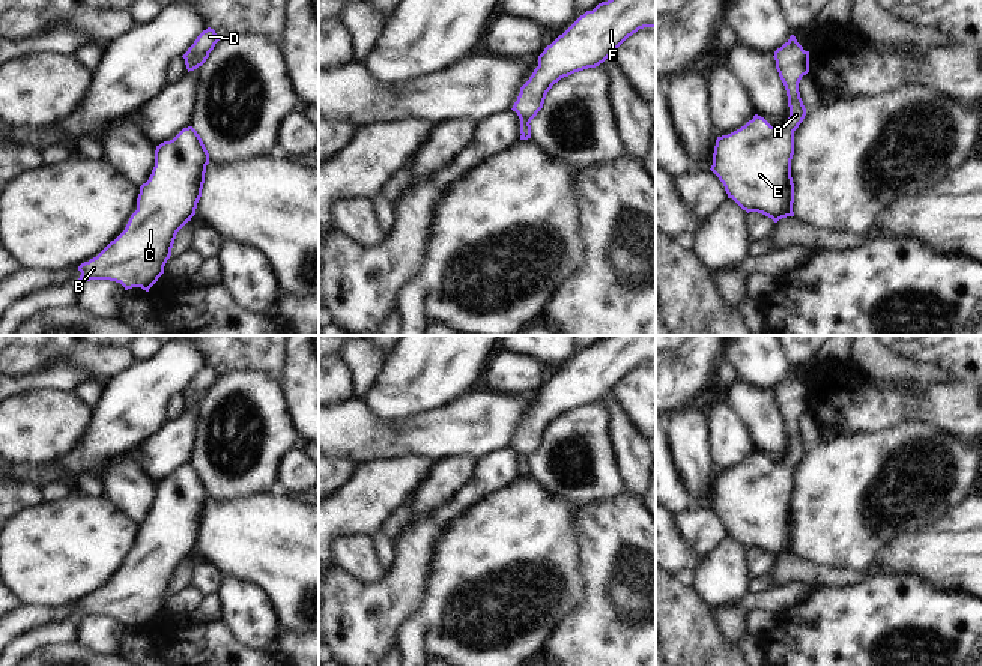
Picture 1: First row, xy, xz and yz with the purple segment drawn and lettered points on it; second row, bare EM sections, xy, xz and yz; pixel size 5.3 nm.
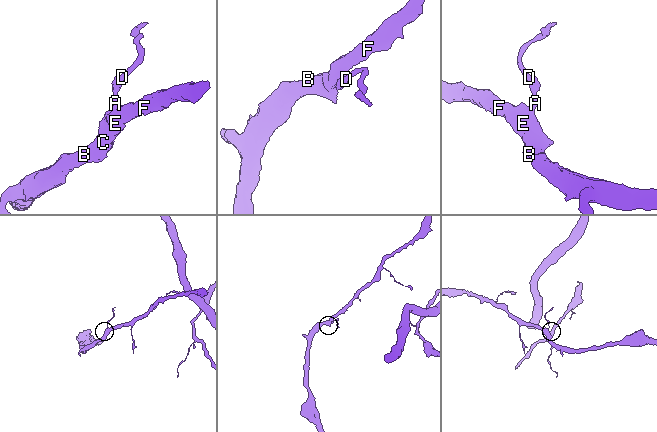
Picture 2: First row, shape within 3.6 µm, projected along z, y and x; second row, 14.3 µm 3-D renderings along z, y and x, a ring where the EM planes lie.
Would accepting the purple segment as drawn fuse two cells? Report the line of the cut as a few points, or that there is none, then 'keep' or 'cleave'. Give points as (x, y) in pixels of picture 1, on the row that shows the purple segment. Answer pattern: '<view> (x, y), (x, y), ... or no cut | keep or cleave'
no cut | keep

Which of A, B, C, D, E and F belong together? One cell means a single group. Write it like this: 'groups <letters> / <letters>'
groups A B C D E F

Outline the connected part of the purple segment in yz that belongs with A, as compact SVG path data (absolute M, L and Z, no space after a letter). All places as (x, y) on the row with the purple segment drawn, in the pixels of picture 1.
M791 35L773 57L788 96L788 120L783 126L771 126L755 114L740 129L717 137L710 170L723 183L728 198L743 210L762 213L777 223L794 216L791 159L794 131L806 116L799 83L809 72L809 51Z

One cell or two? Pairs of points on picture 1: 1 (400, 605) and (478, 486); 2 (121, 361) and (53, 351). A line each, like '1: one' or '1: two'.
1: one
2: one

